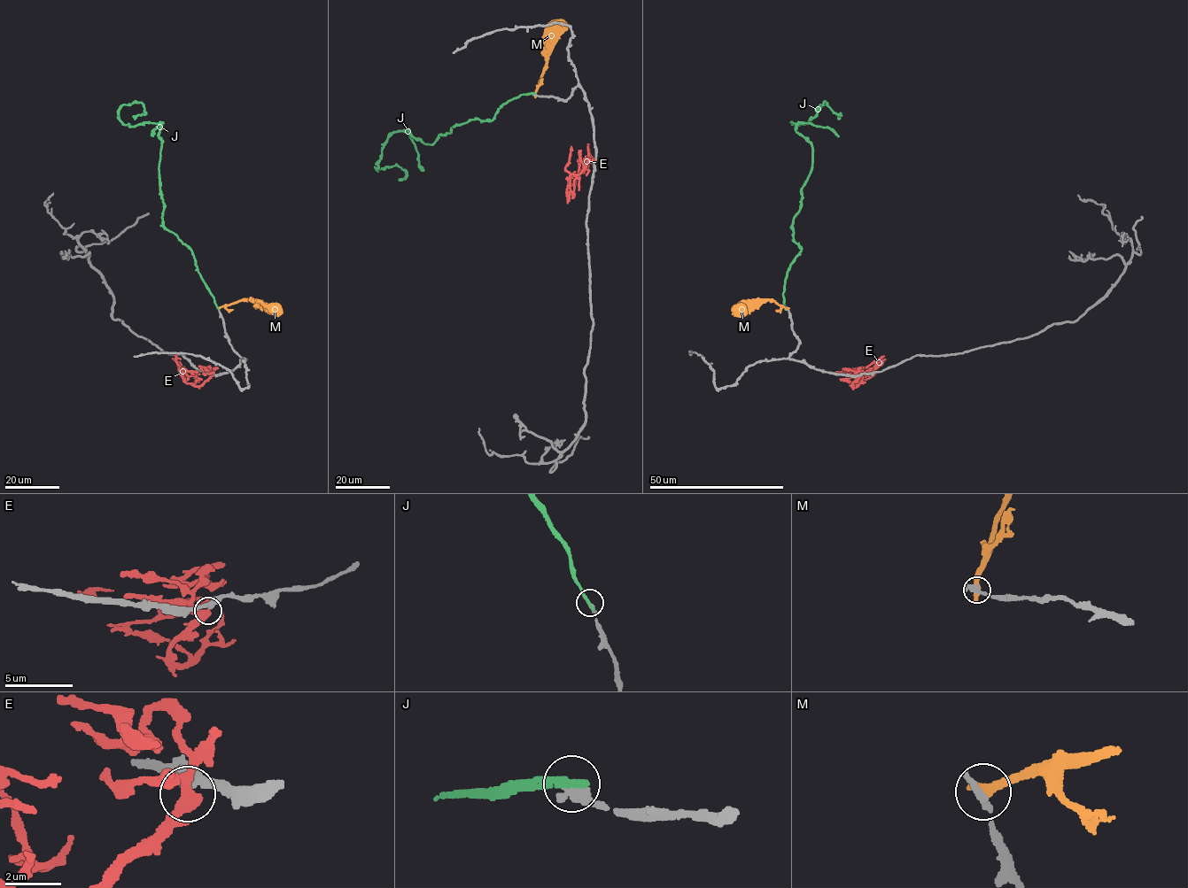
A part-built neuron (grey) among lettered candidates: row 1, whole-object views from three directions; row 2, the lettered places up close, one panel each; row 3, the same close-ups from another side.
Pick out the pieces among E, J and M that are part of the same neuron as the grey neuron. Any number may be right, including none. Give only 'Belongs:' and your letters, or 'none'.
Belongs: none

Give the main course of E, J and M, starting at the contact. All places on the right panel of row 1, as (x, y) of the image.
E: (859, 376), (853, 382), (854, 387), (859, 382), (858, 378), (860, 370), (884, 356)
J: (785, 308), (801, 250), (795, 215), (812, 166), (811, 143), (791, 122), (807, 124), (826, 102), (838, 116)
M: (787, 309), (769, 300), (756, 306), (740, 306), (735, 312)

